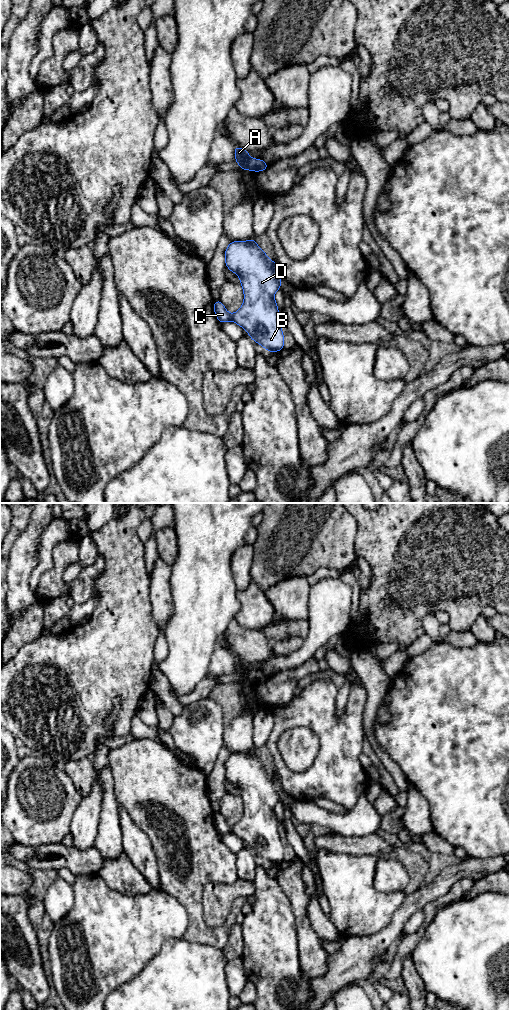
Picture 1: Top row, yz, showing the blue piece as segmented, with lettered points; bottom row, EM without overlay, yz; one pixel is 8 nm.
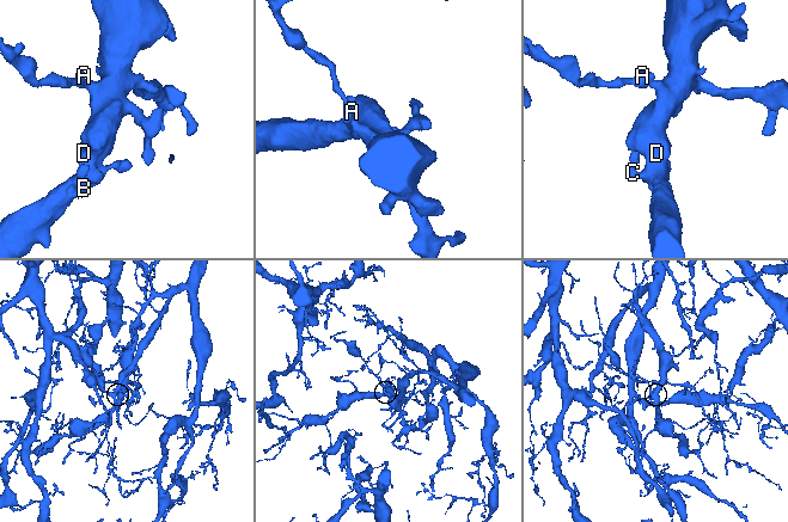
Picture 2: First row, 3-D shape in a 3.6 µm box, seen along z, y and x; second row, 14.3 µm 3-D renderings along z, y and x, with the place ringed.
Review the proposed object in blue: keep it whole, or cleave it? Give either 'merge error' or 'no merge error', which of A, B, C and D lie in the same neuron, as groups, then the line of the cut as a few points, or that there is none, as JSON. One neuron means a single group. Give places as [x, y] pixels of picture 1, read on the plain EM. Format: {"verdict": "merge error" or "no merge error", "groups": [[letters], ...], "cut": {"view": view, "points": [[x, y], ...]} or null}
{"verdict": "merge error", "groups": [["A"], ["B", "C", "D"]], "cut": {"view": "yz", "points": [[253, 671], [249, 674], [247, 680]]}}

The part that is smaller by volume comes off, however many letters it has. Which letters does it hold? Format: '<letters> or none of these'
A

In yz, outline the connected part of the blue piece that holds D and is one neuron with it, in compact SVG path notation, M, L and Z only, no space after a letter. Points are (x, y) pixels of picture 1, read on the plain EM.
M255 749L249 753L231 753L225 762L226 779L240 789L240 796L244 803L244 814L240 821L229 826L221 812L216 812L214 825L217 832L223 836L233 833L246 842L250 850L267 861L269 865L284 861L284 846L279 833L279 821L274 806L281 801L282 784L279 776L269 772L268 768L258 759Z

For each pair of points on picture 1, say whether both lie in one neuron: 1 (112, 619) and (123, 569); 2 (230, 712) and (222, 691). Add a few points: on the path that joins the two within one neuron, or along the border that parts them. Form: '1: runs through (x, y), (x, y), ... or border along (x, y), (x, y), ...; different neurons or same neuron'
1: runs through (123, 607), (123, 581); same neuron
2: runs through (230, 707), (230, 699), (227, 696); same neuron

